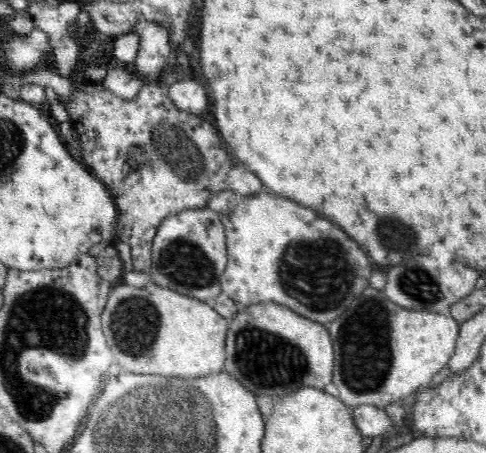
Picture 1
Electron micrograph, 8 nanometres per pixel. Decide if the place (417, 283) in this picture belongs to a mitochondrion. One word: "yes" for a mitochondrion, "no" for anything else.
yes

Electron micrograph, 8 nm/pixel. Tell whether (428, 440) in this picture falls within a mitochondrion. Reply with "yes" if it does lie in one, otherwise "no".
no

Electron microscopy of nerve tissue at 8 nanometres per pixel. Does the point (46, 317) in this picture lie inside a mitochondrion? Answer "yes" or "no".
yes

